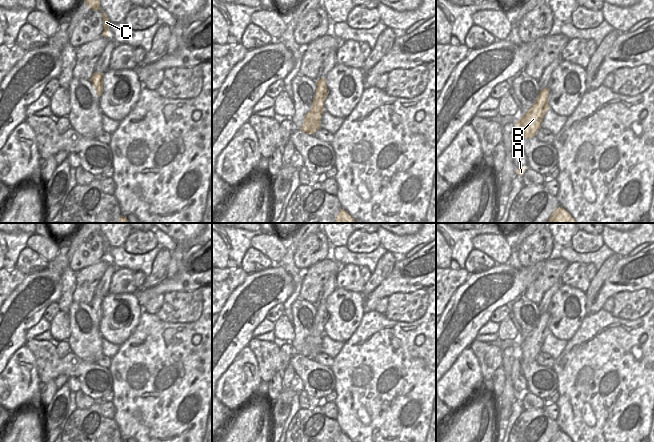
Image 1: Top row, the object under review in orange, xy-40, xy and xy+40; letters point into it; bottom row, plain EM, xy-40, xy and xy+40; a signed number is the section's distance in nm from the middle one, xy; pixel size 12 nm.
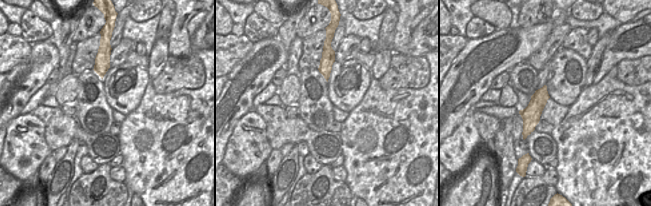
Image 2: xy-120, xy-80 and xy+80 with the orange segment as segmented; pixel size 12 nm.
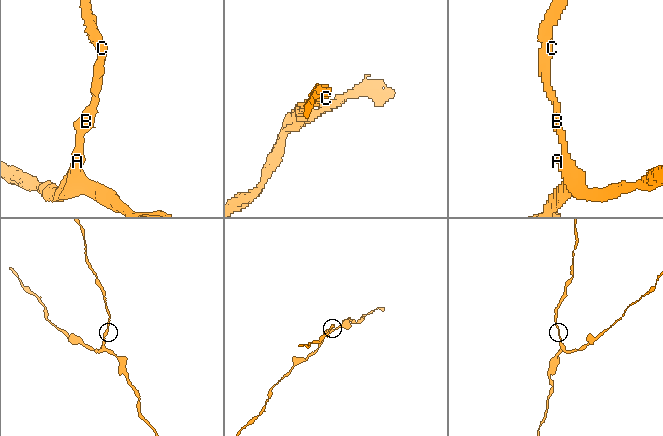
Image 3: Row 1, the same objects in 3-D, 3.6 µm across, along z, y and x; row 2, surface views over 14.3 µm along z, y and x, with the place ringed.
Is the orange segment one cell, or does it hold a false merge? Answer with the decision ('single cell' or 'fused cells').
single cell

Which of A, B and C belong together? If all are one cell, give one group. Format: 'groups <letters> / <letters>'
groups A B C

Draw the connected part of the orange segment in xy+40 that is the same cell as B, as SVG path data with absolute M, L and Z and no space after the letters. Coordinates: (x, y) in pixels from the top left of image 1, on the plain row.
M546 311L540 314L536 326L516 346L517 355L520 357L521 362L532 362L536 360L537 355L541 352L541 347L548 333L549 313Z

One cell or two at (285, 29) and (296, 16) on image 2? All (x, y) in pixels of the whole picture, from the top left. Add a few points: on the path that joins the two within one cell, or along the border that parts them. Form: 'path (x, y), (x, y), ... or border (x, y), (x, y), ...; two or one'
path (288, 26), (293, 19); one

